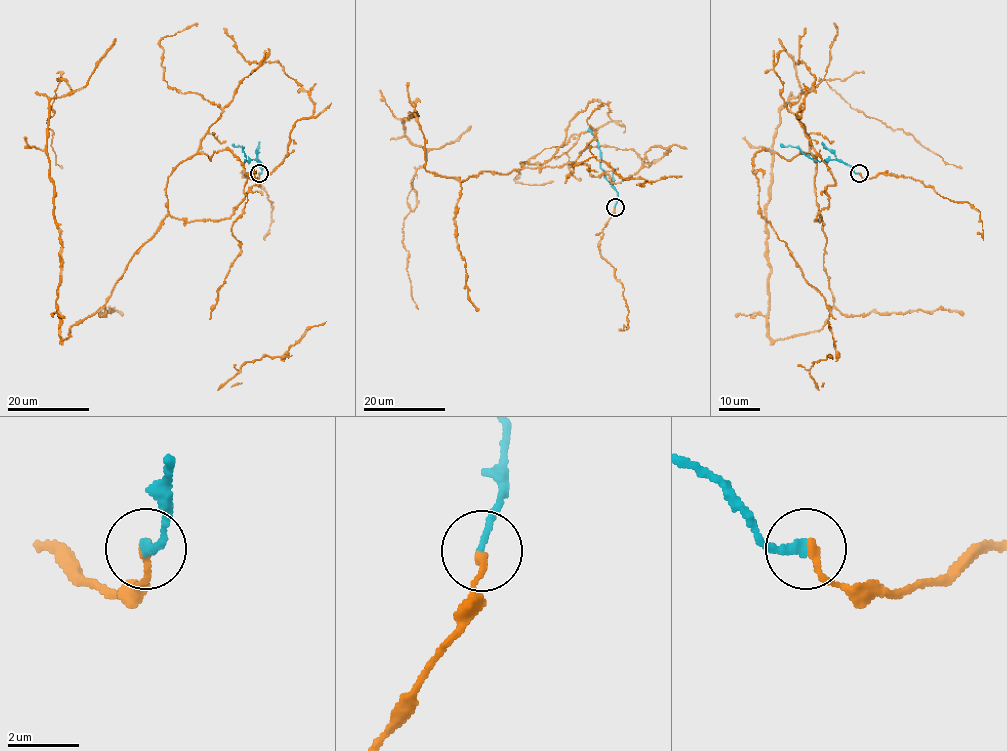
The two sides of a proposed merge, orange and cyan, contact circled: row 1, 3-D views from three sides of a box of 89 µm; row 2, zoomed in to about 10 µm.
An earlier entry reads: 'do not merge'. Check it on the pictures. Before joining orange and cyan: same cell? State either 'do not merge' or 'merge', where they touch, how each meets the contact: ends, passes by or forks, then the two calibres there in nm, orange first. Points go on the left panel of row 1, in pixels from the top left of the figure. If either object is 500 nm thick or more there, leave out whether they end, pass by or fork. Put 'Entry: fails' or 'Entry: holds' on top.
Entry: fails
merge | (259, 173) | orange ends | cyan ends | 260/220 nm

